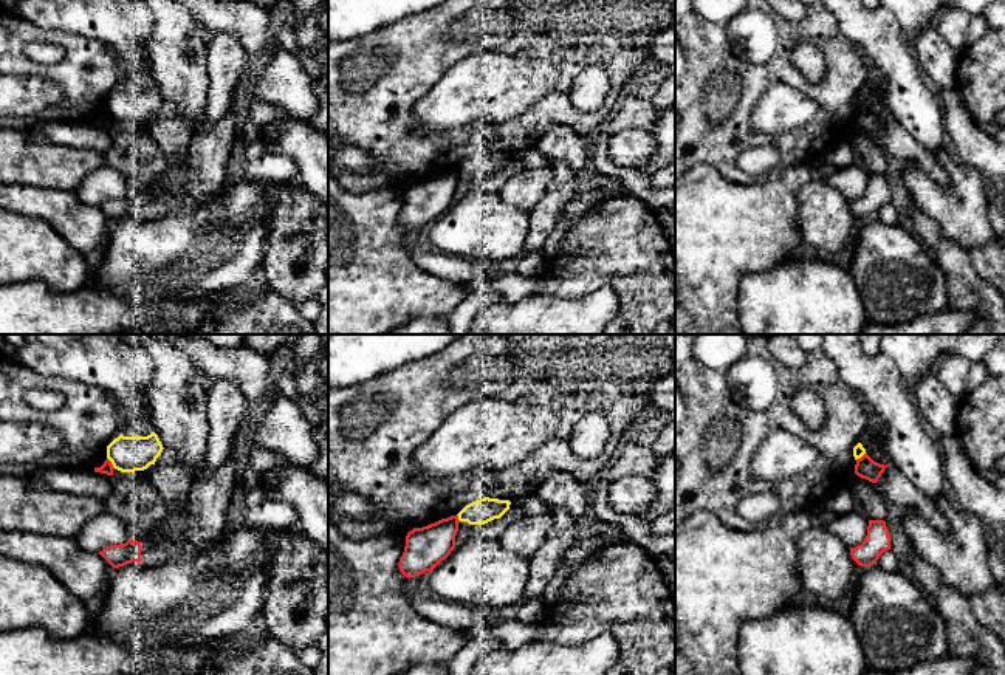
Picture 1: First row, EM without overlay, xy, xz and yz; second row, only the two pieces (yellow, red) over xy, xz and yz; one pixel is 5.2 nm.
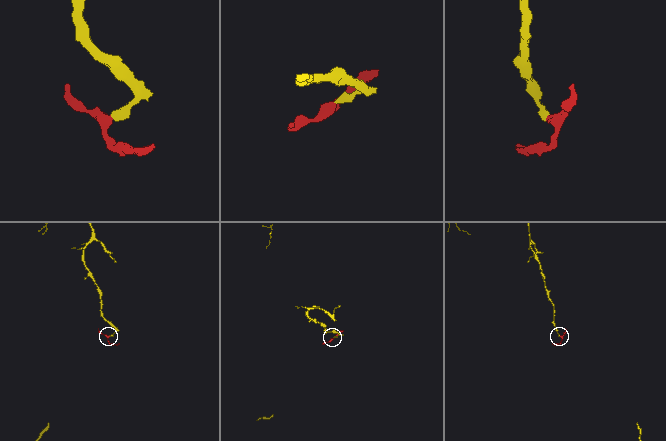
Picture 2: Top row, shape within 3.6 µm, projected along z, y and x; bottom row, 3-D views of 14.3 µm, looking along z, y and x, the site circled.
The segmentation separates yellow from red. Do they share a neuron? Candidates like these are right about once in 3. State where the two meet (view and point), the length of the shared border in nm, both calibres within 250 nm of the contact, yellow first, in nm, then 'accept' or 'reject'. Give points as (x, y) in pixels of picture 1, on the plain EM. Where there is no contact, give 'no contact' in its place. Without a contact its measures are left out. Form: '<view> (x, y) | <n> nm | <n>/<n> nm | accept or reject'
xy (112, 116) | 80 nm | 190/70 nm | reject

